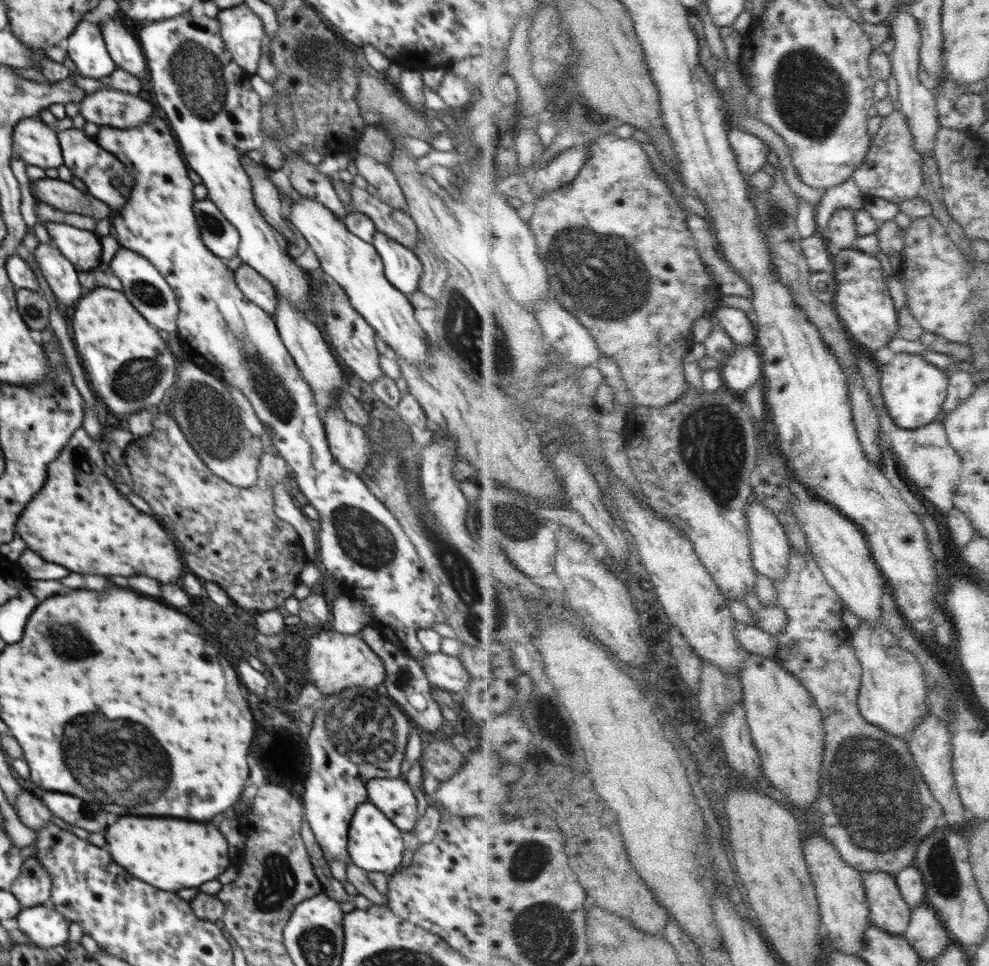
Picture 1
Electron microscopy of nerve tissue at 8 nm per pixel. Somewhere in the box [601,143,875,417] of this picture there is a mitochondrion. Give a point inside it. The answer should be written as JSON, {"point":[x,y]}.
{"point":[774,210]}

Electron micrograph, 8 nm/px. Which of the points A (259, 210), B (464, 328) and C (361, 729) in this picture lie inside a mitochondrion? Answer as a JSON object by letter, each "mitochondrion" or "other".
{"A":"other","B":"mitochondrion","C":"mitochondrion"}

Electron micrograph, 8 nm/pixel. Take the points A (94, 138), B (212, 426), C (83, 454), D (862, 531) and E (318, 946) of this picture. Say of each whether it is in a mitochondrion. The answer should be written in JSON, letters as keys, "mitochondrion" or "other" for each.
{"A":"other","B":"mitochondrion","C":"mitochondrion","D":"other","E":"mitochondrion"}

